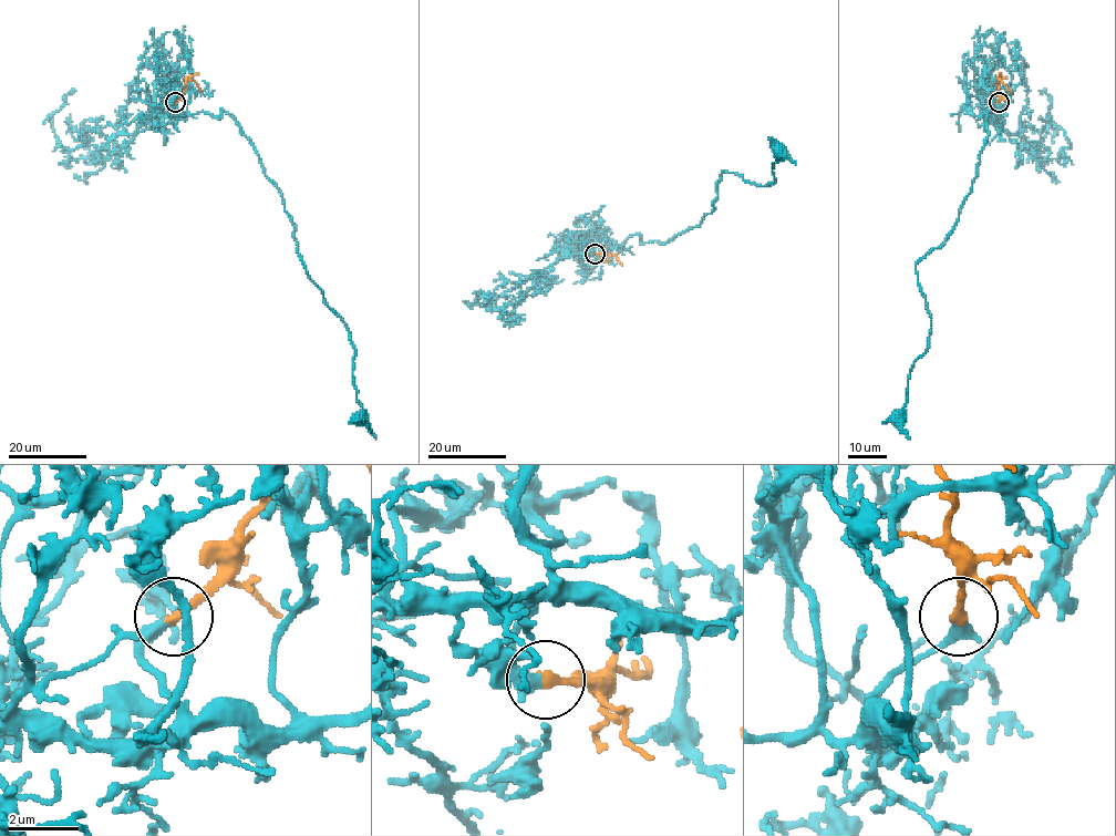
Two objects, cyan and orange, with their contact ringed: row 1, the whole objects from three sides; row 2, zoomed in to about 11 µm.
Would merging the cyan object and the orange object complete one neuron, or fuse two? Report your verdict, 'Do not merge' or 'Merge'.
Merge

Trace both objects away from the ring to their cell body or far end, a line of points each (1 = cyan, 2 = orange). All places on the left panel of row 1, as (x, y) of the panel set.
1: (175, 102), (172, 107), (185, 115), (226, 111), (249, 141), (283, 199), (307, 275), (349, 332), (361, 416)
2: (175, 102), (186, 88), (186, 79), (193, 80), (203, 93)

